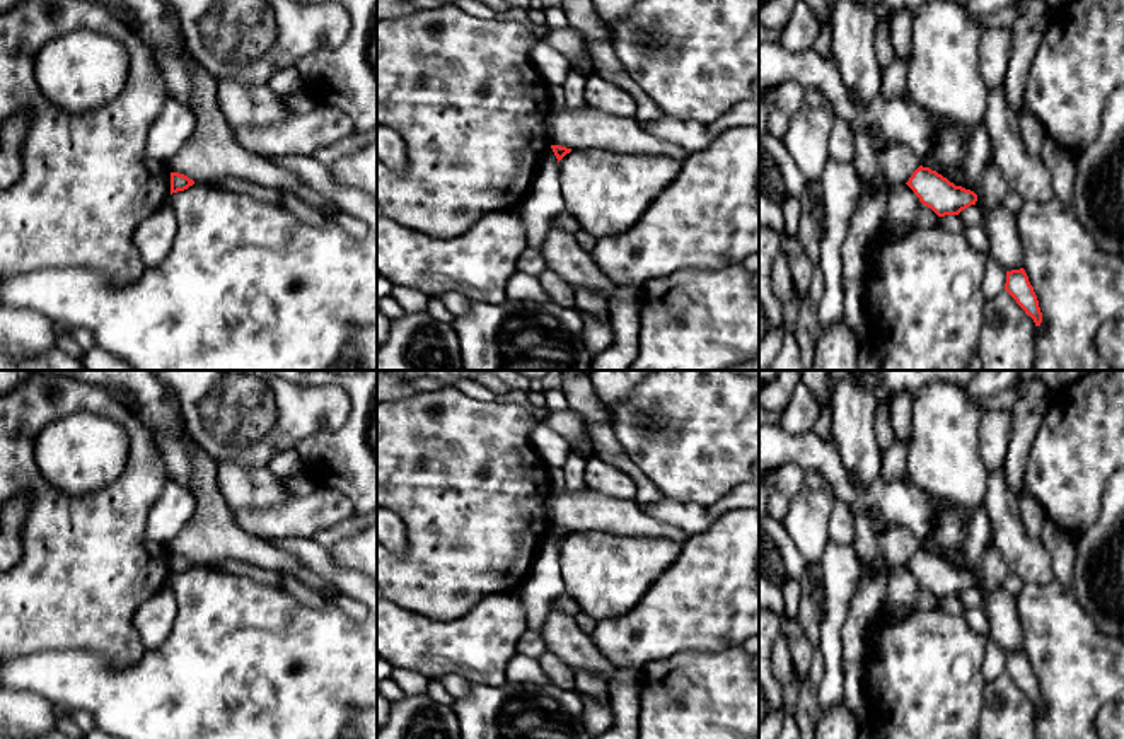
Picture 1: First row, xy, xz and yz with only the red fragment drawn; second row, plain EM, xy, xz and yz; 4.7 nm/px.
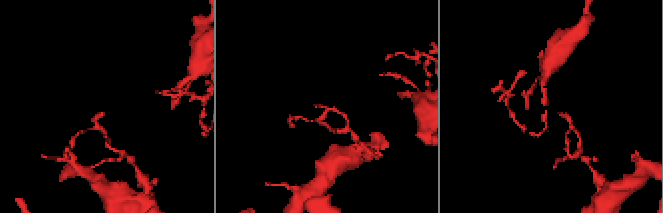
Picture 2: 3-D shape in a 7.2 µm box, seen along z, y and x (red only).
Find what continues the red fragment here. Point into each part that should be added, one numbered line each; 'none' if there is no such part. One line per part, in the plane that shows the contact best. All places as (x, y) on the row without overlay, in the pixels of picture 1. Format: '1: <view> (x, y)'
none

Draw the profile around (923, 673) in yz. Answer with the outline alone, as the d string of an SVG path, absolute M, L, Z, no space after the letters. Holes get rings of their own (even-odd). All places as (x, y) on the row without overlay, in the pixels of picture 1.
M885 567L887 592L882 608L868 626L865 645L868 724L878 739L974 739L984 703L984 645L964 614L947 614L940 599L923 587L907 567Z

